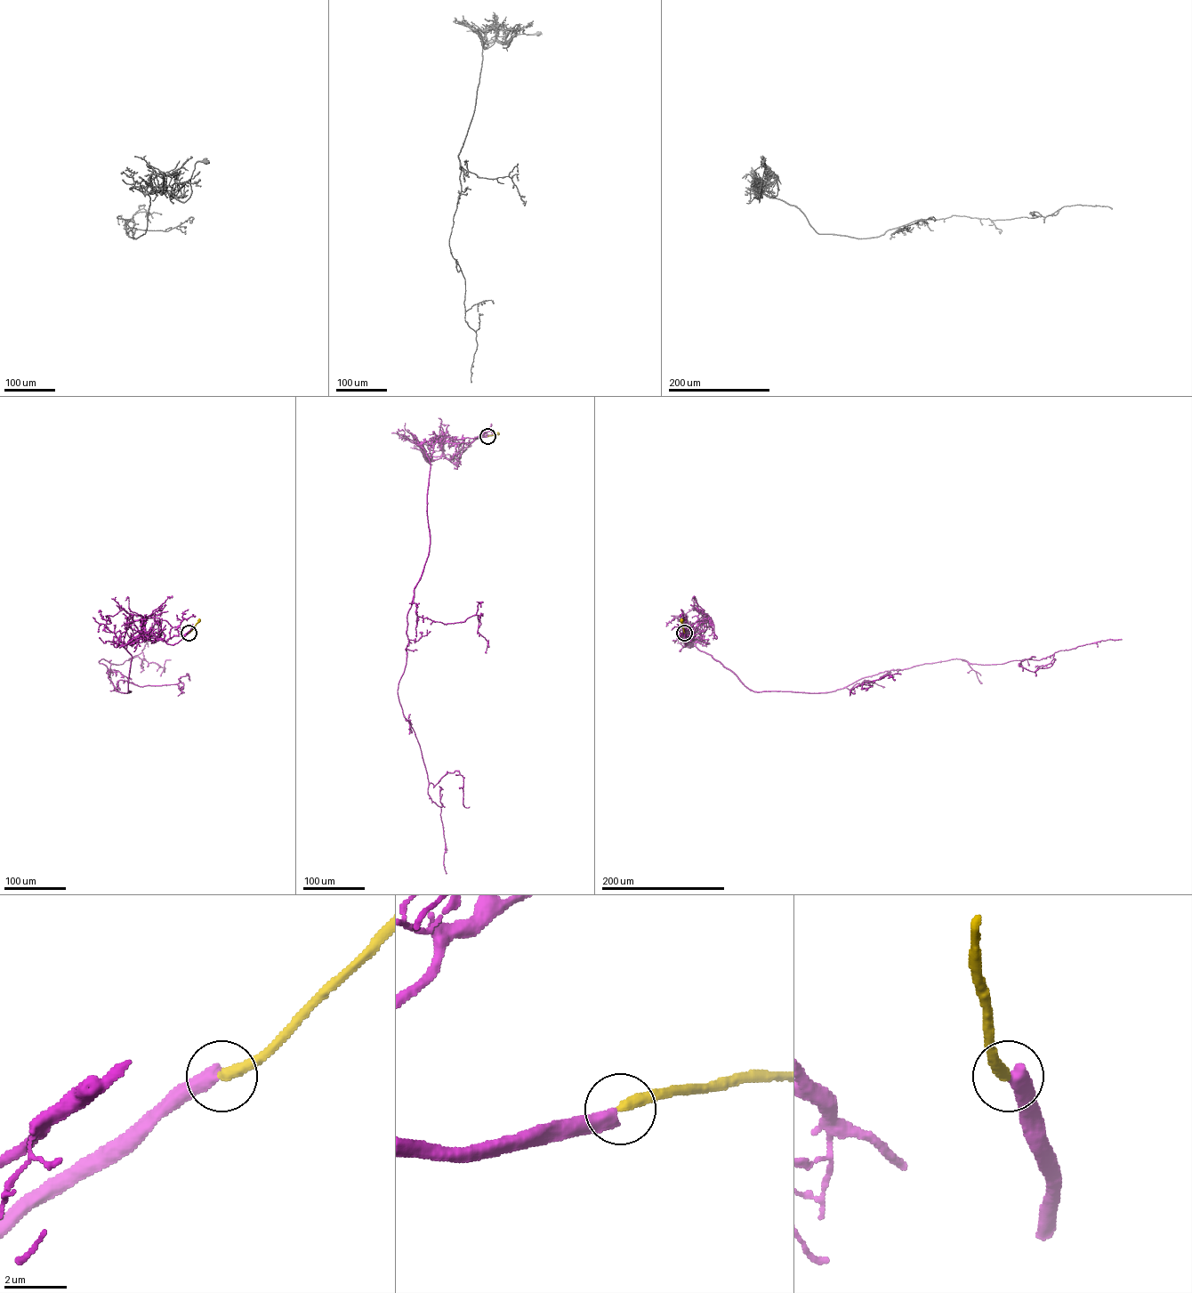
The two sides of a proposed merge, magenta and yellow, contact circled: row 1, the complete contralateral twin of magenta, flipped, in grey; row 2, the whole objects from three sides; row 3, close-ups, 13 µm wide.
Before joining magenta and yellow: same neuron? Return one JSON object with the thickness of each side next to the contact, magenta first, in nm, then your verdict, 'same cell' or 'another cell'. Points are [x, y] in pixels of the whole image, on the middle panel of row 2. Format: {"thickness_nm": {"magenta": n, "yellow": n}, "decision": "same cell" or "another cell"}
{"thickness_nm": {"magenta": 480, "yellow": 360}, "decision": "another cell"}

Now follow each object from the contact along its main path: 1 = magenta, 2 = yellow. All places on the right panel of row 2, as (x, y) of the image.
1: (684, 633), (685, 643), (691, 632), (690, 645), (749, 689), (808, 692), (925, 663), (1039, 660), (1121, 639)
2: (684, 633), (681, 620)

